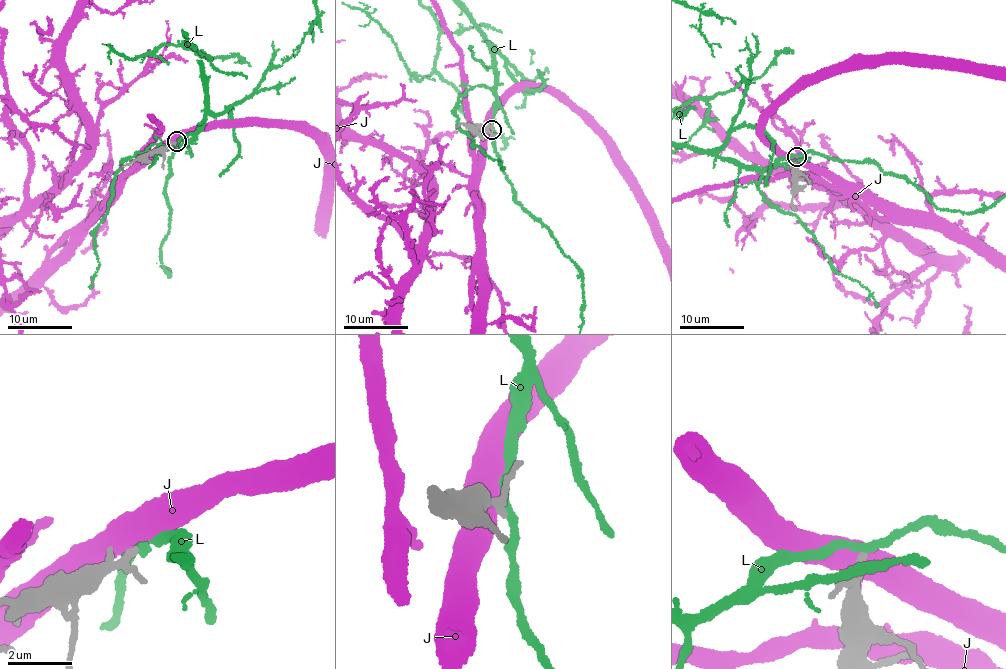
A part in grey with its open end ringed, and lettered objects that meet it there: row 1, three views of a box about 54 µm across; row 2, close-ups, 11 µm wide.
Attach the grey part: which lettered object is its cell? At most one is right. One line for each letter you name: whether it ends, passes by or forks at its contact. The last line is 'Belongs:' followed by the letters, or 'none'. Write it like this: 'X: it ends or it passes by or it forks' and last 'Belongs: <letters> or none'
Belongs: none

